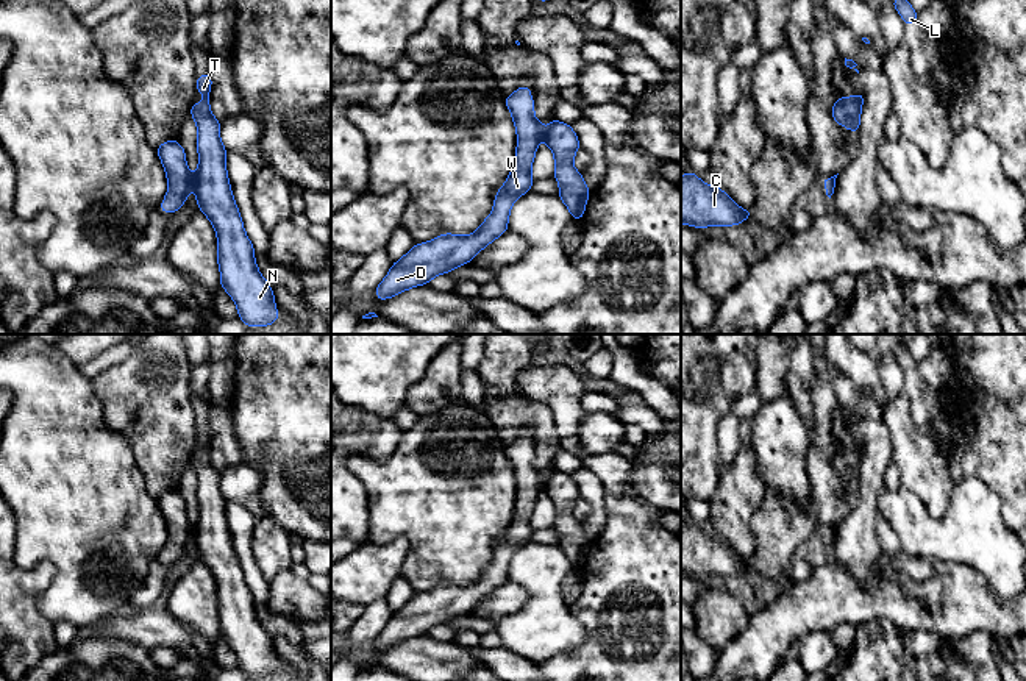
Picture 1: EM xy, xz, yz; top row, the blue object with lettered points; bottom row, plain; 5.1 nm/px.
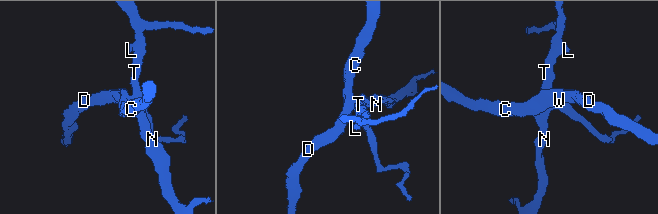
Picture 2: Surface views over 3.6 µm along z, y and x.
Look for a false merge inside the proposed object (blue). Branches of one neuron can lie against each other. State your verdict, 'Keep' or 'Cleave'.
Cleave

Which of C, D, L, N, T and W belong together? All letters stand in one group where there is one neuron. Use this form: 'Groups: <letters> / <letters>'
Groups: C D W / L N T

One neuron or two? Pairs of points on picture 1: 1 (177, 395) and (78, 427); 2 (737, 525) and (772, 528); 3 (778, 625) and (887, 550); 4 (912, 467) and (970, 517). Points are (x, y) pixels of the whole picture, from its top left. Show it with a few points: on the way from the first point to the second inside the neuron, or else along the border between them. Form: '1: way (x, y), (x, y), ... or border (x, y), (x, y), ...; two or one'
1: border (91, 383), (102, 403), (105, 422), (128, 445); two
2: border (764, 492), (751, 520), (751, 558); two
3: border (878, 556), (881, 570), (901, 586); two
4: border (953, 483), (940, 517), (933, 517), (912, 491); two

